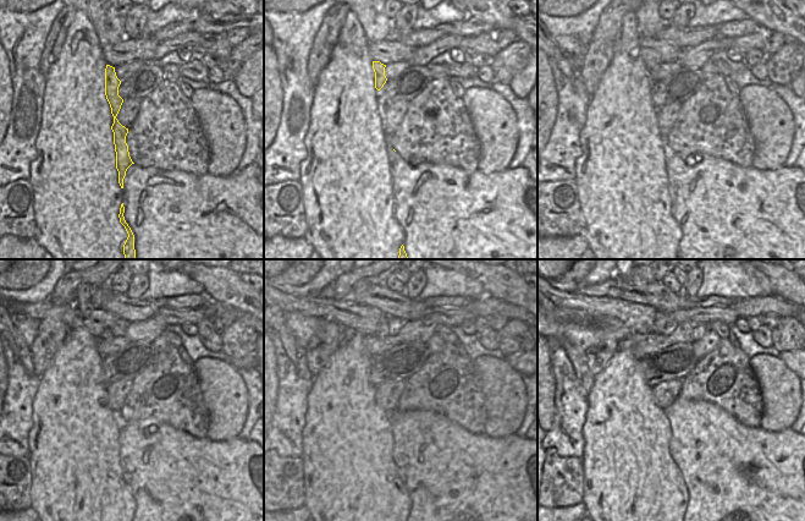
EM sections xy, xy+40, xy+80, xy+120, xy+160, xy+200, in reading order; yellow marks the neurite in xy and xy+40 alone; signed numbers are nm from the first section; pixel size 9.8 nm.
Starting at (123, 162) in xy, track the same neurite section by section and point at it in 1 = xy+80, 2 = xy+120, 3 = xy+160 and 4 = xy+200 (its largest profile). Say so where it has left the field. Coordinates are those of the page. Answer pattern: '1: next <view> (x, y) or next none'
1: next xy+80 (652, 67)
2: next xy+120 (106, 334)
3: next xy+160 (389, 324)
4: next xy+200 (660, 325)

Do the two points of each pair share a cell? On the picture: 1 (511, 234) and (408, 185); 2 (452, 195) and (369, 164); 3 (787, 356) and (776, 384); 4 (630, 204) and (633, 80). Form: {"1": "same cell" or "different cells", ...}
{"1": "same cell", "2": "different cells", "3": "different cells", "4": "same cell"}

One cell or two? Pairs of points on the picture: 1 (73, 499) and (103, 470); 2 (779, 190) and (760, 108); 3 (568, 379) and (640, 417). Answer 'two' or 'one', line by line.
1: one
2: two
3: two

